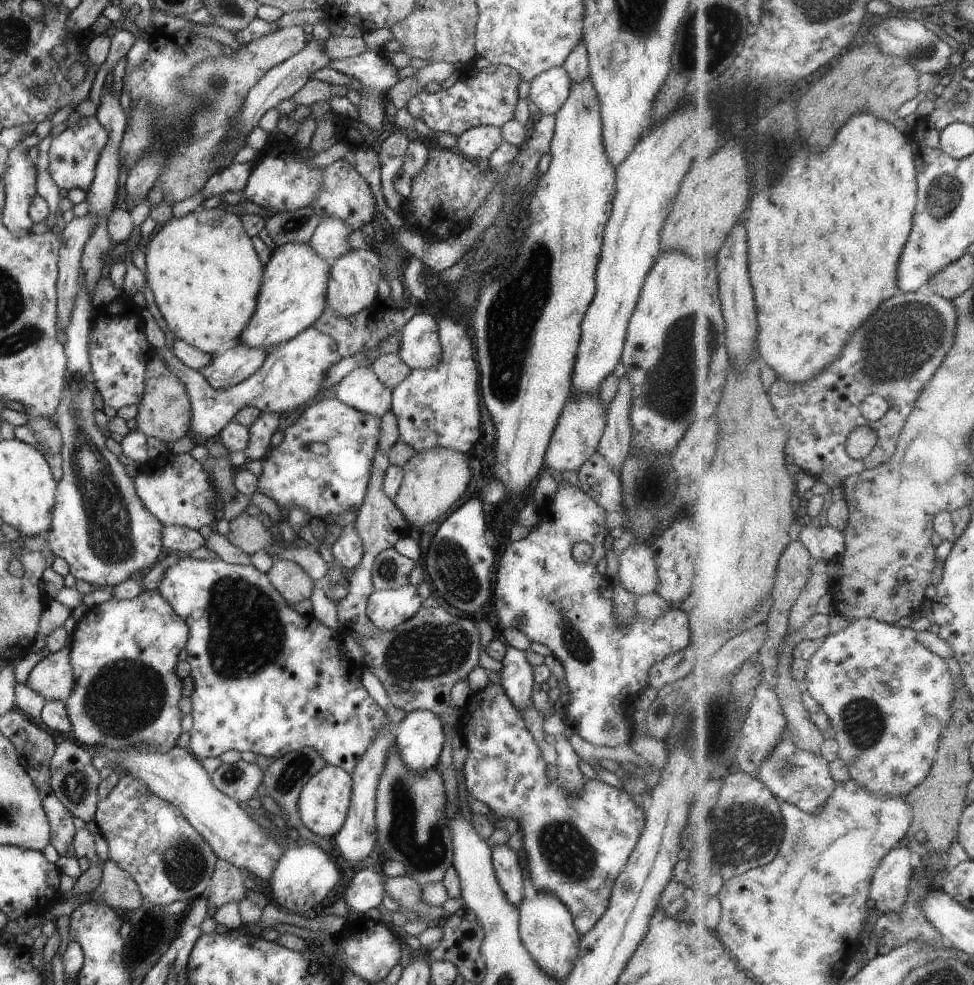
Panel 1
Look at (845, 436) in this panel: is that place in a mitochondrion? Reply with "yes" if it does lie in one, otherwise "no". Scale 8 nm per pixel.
no

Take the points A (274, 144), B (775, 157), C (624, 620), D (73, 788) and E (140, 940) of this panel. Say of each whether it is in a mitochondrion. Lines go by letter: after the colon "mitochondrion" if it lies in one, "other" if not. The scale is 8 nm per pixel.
A: other
B: mitochondrion
C: other
D: mitochondrion
E: mitochondrion

